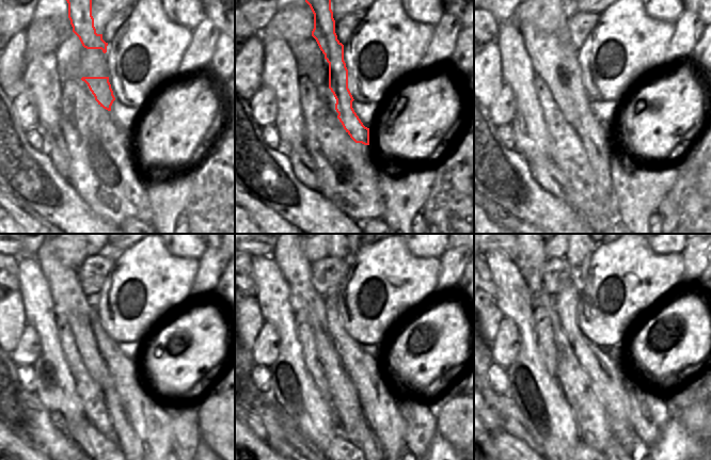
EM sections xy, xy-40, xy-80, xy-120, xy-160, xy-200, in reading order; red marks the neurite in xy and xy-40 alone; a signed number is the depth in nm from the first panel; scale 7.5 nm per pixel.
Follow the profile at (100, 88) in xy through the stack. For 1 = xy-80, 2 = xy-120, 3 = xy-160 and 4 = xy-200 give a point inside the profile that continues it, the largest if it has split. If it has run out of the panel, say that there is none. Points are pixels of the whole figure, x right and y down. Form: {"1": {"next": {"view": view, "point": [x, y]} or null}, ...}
{"1": {"next": {"view": "xy-80", "point": [594, 137]}}, "2": {"next": {"view": "xy-120", "point": [127, 440]}}, "3": {"next": {"view": "xy-160", "point": [373, 449]}}, "4": {"next": {"view": "xy-200", "point": [614, 450]}}}

